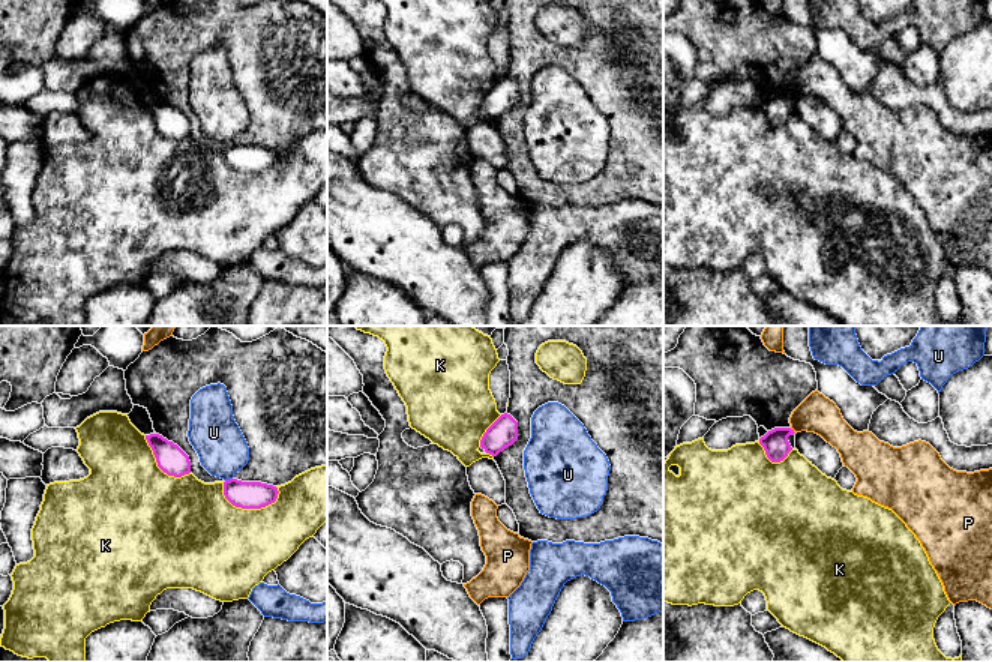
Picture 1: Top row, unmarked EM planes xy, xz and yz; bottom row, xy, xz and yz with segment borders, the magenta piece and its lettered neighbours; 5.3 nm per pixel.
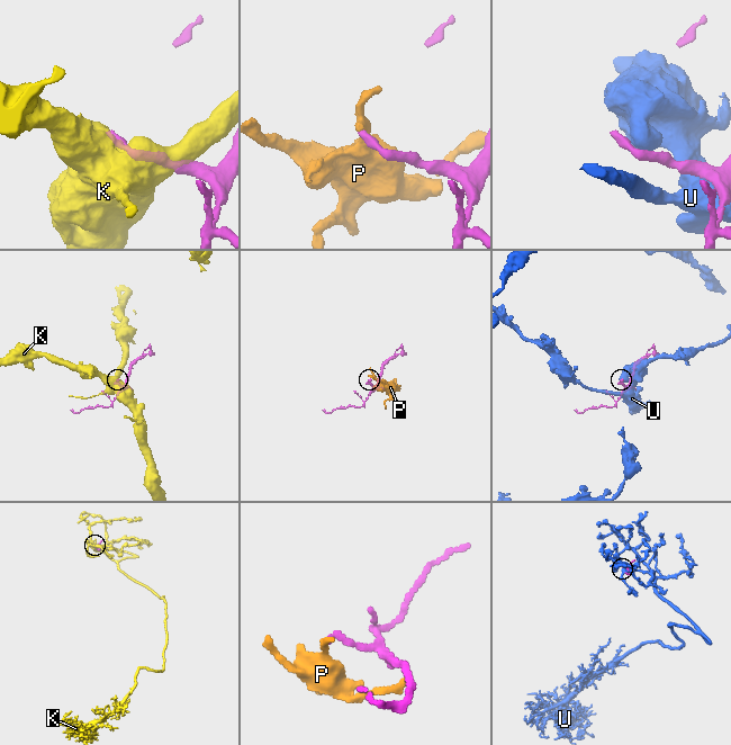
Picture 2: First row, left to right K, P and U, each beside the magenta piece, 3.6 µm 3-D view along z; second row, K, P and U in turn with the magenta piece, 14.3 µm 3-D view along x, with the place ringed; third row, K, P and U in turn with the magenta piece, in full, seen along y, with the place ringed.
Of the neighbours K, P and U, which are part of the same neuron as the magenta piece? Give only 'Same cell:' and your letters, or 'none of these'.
Same cell: none of these

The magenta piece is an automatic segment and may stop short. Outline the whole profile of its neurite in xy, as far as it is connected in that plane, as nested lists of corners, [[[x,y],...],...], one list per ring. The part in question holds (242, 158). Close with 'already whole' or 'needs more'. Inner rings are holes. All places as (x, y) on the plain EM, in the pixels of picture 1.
[[[230,143],[224,146],[224,159],[236,171],[261,173],[276,165],[278,152],[261,146],[242,146]]]; already whole

